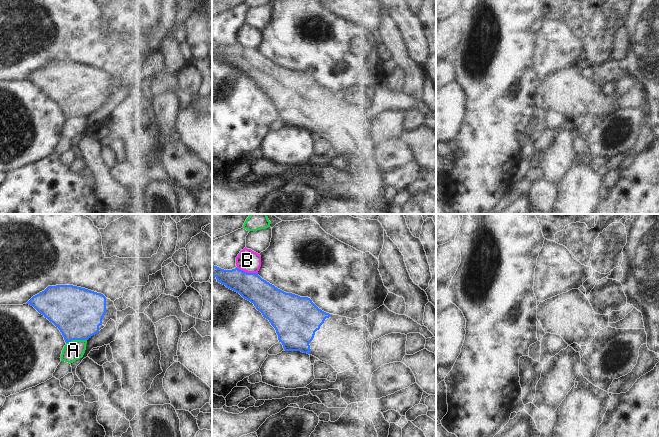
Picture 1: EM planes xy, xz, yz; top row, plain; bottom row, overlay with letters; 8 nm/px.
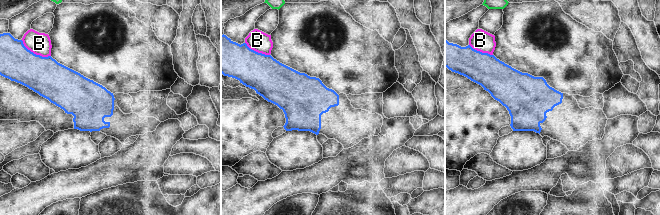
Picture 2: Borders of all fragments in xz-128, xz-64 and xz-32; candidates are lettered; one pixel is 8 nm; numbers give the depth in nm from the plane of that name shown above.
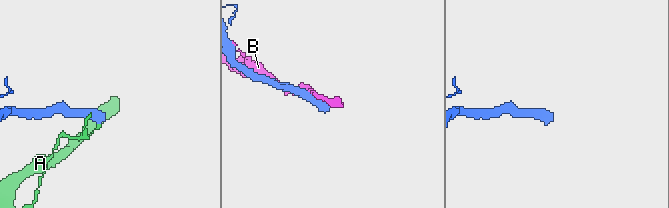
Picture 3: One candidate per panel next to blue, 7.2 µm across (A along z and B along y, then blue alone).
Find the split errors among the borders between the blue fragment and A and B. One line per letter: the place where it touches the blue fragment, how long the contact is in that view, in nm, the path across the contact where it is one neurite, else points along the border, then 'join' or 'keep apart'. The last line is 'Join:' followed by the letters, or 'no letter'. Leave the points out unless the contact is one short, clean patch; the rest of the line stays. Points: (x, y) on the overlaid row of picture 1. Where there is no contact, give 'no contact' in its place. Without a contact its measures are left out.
A: contact xy (76, 339); length 170 nm; keep apart
B: contact xz (246, 272); length 180 nm; keep apart
Join: no letter

